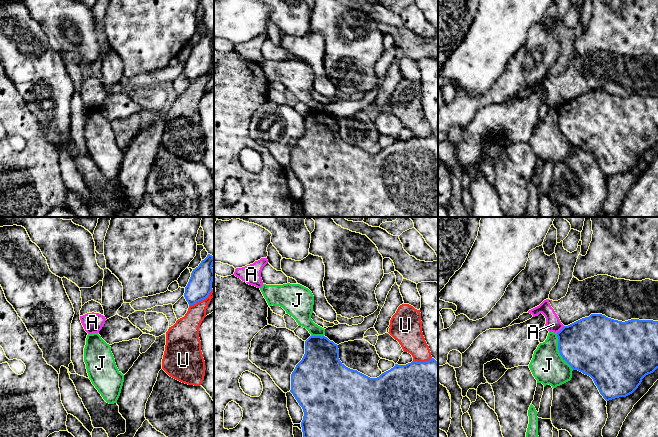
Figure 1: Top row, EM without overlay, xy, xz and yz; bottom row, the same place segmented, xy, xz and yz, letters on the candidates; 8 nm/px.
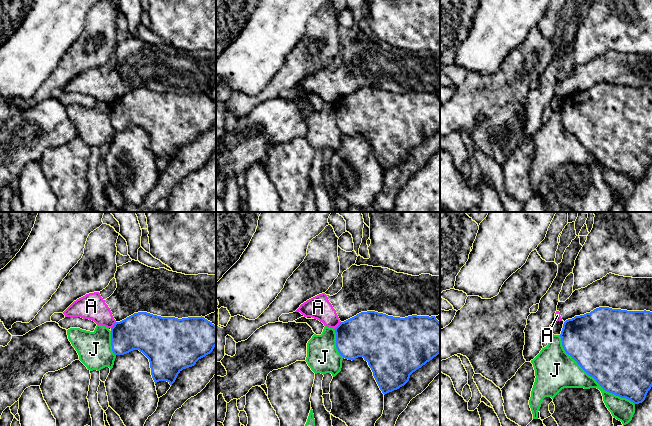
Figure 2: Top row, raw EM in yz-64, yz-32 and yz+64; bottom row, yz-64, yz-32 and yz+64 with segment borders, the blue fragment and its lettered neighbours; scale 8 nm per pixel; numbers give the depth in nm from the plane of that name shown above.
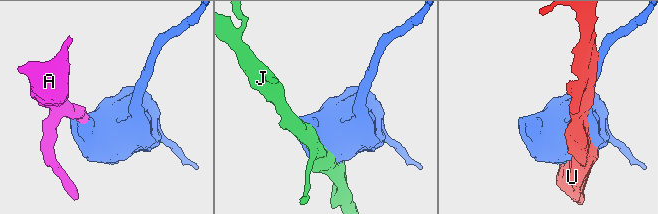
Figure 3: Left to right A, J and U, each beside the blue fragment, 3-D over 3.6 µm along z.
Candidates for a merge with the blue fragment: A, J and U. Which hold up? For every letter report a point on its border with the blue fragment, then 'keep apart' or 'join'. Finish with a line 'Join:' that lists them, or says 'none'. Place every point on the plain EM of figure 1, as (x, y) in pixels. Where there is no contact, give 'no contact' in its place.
A: contact yz (561, 105); keep apart
J: contact yz (559, 127); keep apart
U: contact xz (422, 138); keep apart
Join: none

